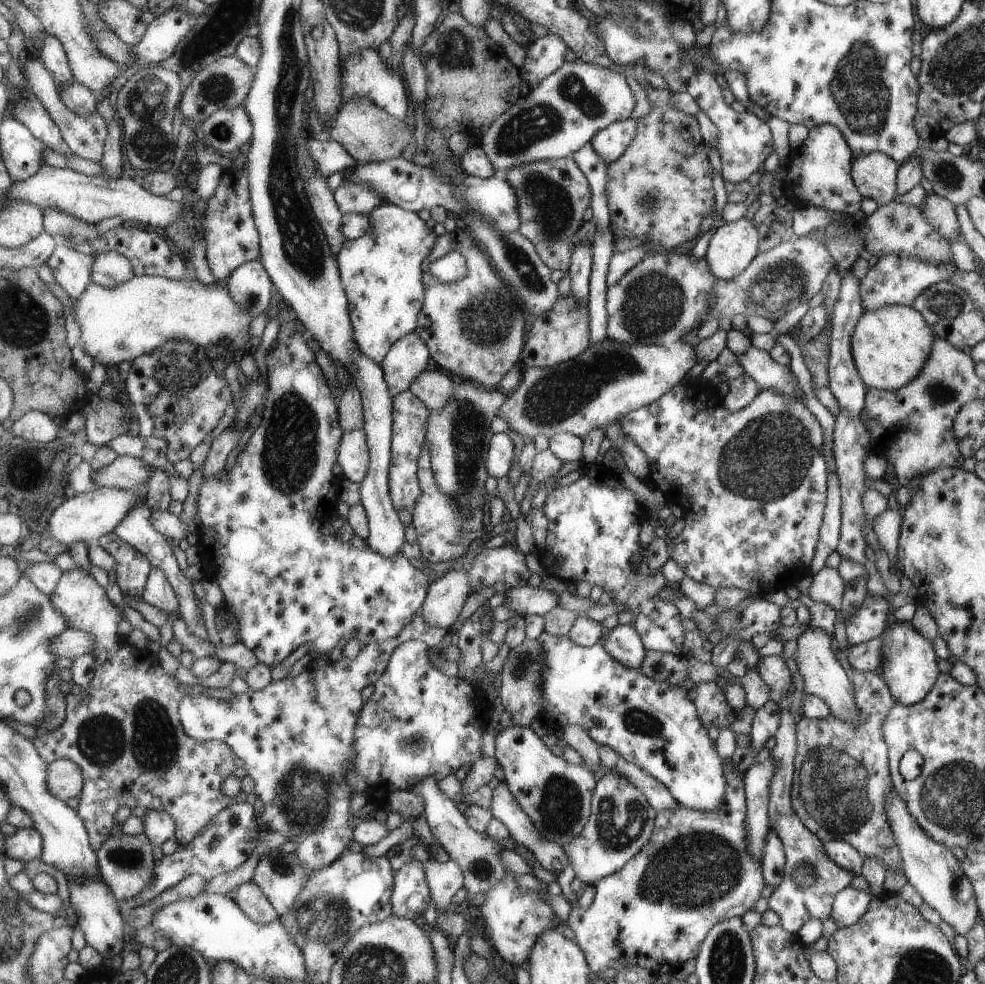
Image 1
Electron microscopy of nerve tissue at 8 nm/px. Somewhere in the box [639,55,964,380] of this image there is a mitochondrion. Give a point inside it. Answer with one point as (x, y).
(769, 289)

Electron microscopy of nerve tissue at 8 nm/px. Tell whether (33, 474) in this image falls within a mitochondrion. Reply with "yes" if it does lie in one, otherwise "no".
no

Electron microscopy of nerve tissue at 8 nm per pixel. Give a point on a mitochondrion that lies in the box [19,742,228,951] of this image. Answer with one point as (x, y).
(129, 860)

